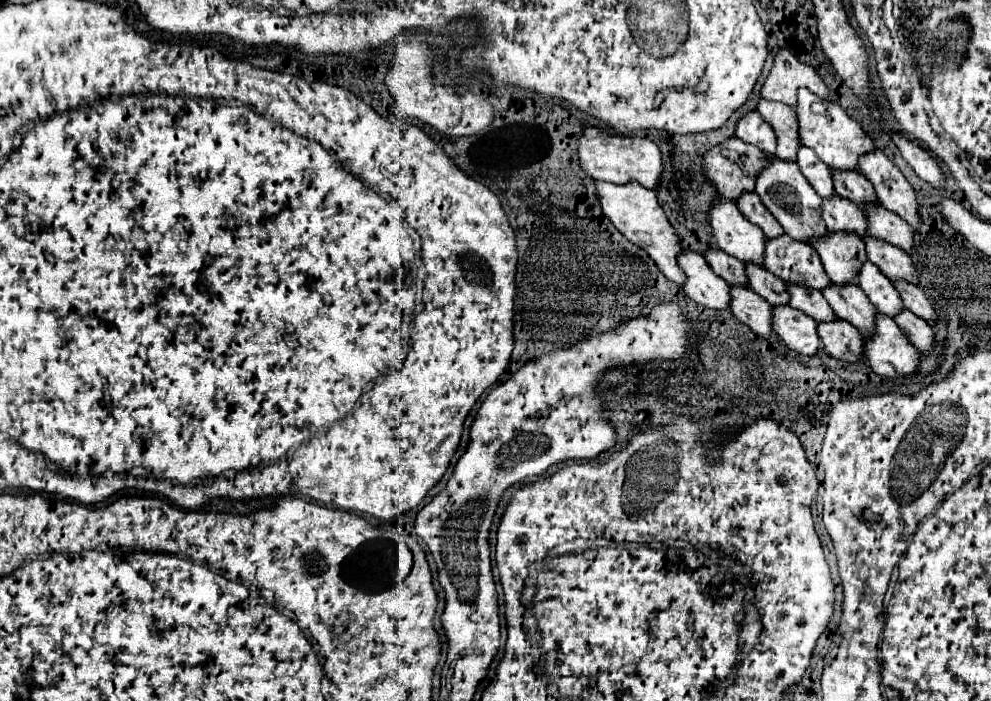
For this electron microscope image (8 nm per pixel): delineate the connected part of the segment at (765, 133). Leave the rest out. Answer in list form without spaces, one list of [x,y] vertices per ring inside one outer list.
[[[749,112],[747,116],[743,116],[737,124],[737,132],[735,136],[739,140],[745,140],[747,144],[757,146],[761,152],[773,156],[775,154],[775,146],[777,146],[777,138],[773,128],[761,118],[761,114],[757,112]]]

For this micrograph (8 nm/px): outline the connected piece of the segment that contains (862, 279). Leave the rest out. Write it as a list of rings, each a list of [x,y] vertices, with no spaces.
[[[863,264],[859,272],[859,286],[881,314],[895,318],[899,312],[903,312],[905,306],[899,292],[893,288],[893,282],[885,280],[885,276],[881,276],[881,272],[873,268],[873,264]]]

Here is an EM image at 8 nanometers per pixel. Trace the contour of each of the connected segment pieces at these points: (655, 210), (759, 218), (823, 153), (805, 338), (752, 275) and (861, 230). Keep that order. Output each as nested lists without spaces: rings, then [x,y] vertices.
[[[595,182],[597,186],[597,194],[599,194],[599,200],[601,200],[601,206],[603,206],[603,212],[605,216],[611,220],[611,224],[627,238],[631,240],[635,246],[643,248],[651,258],[653,262],[657,264],[657,268],[671,280],[675,282],[677,286],[683,286],[687,276],[685,272],[679,268],[677,264],[677,258],[679,254],[683,252],[681,248],[681,242],[679,242],[679,236],[677,236],[677,230],[669,224],[663,208],[659,206],[657,202],[657,196],[655,192],[643,188],[641,184],[633,182],[633,184],[609,184],[609,182]]]
[[[751,192],[751,194],[745,194],[741,196],[741,200],[737,202],[737,208],[739,212],[749,220],[753,222],[755,226],[759,226],[765,234],[767,240],[773,240],[773,238],[779,238],[783,234],[783,228],[781,224],[773,218],[773,214],[761,204],[761,198]]]
[[[801,88],[799,92],[799,106],[797,106],[797,120],[799,120],[799,128],[801,128],[801,144],[803,146],[809,146],[815,150],[815,154],[829,166],[829,168],[835,168],[835,170],[857,170],[859,168],[859,158],[867,152],[873,152],[875,150],[875,144],[873,140],[861,130],[861,126],[851,120],[845,110],[839,106],[839,104],[827,104],[827,112],[819,114],[819,112],[813,112],[811,106],[815,102],[821,102],[817,100],[817,96],[813,96],[813,92],[809,92],[807,88]]]
[[[773,308],[773,328],[775,334],[795,352],[803,356],[815,356],[821,350],[821,340],[817,334],[817,322],[809,320],[803,312],[795,308]]]
[[[747,264],[747,276],[749,276],[749,288],[757,292],[761,298],[765,298],[771,306],[789,304],[787,284],[781,284],[781,280],[777,280],[777,276],[773,276],[767,268]]]
[[[833,196],[833,200],[823,200],[823,214],[829,232],[849,232],[861,238],[867,236],[867,220],[857,204]]]

